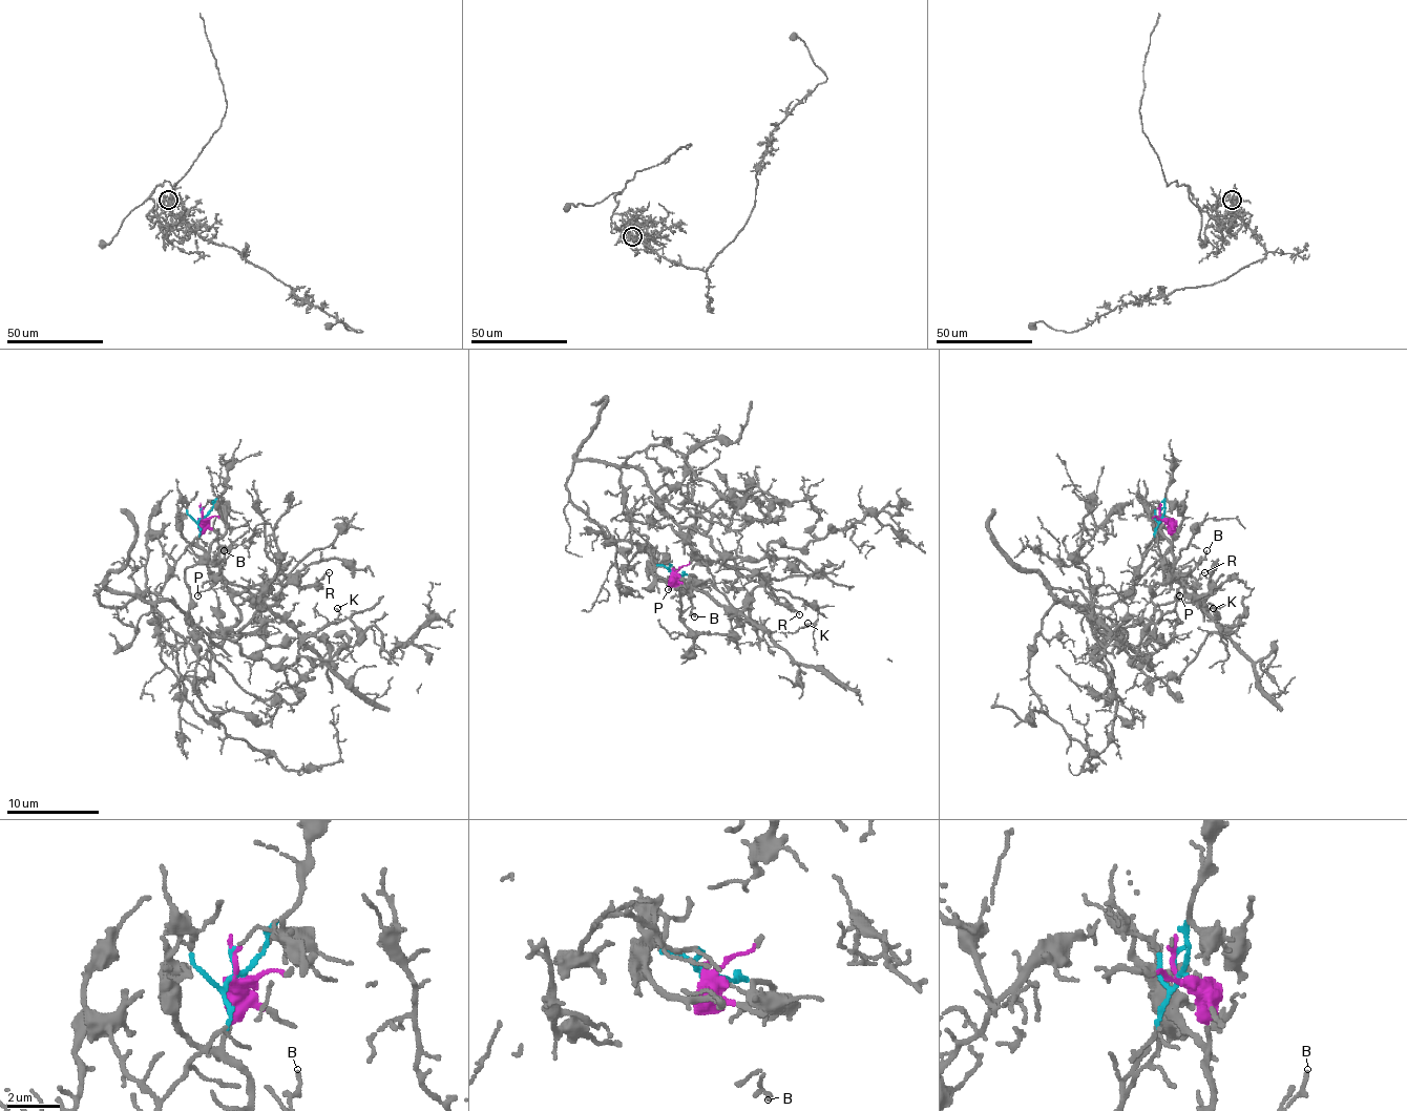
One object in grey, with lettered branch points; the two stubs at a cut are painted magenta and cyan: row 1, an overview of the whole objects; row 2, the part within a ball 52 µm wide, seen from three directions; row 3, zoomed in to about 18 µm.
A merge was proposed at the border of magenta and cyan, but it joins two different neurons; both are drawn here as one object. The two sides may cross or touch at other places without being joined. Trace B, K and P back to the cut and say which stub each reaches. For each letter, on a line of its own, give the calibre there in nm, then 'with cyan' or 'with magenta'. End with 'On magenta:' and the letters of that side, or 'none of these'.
B: 120 nm | with magenta
K: 130 nm | with magenta
P: 130 nm | with magenta
On magenta: B, K, P

